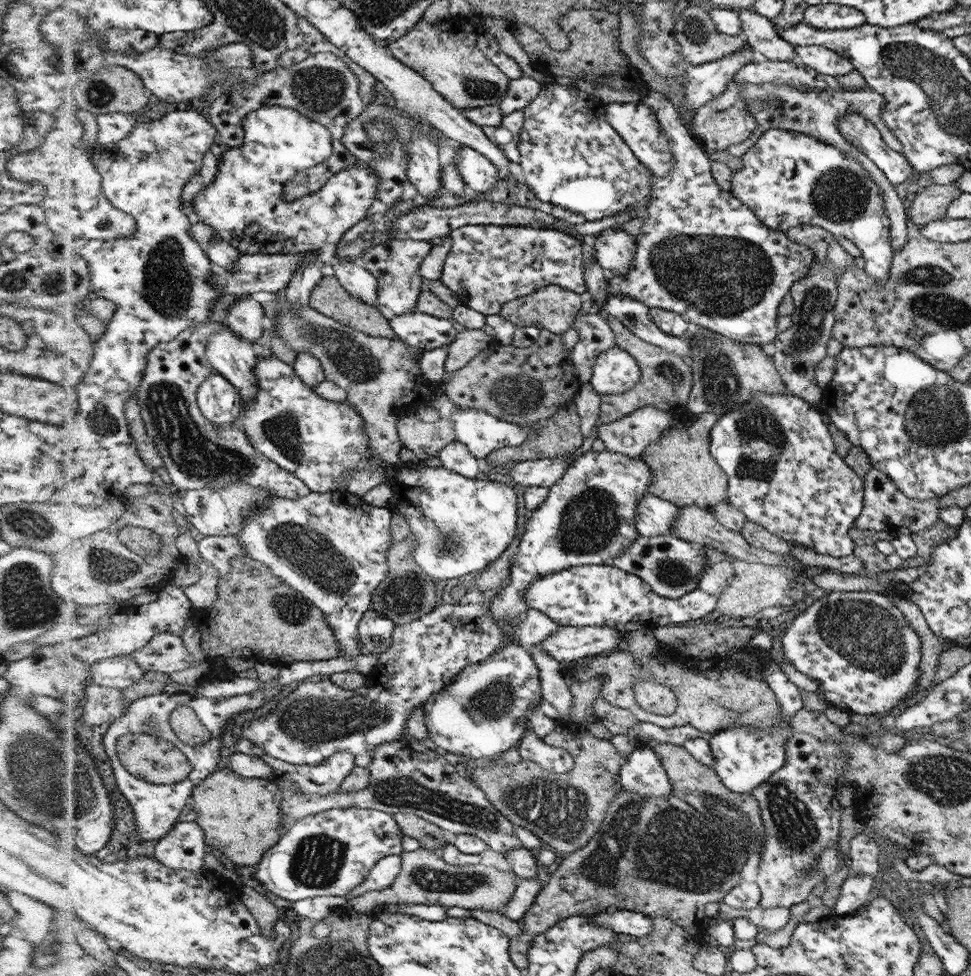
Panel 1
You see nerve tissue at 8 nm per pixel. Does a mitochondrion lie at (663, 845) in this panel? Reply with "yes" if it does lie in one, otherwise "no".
yes

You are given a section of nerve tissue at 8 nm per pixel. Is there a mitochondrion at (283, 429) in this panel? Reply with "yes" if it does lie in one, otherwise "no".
yes

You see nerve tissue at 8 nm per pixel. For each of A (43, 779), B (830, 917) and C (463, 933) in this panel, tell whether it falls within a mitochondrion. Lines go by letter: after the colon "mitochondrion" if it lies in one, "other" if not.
A: mitochondrion
B: other
C: other

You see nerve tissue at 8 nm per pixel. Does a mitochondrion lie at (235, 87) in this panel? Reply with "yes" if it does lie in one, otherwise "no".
no

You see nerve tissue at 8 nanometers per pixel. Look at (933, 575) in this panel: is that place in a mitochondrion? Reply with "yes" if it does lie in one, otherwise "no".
no

